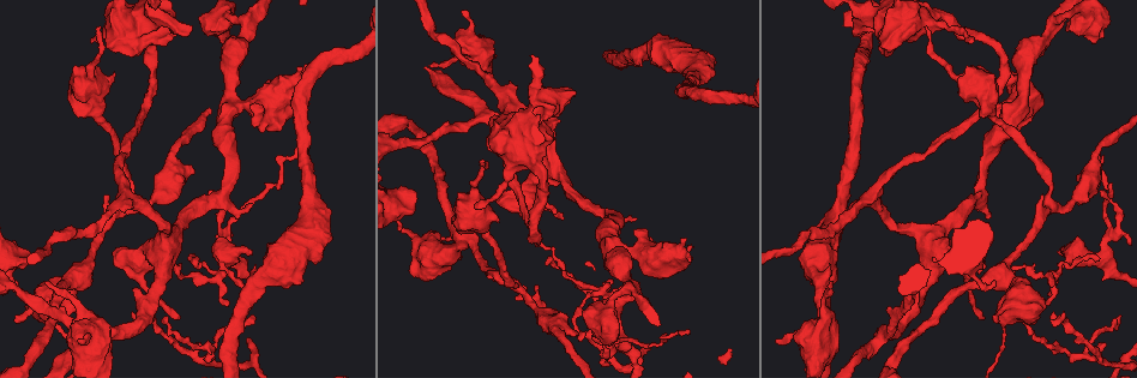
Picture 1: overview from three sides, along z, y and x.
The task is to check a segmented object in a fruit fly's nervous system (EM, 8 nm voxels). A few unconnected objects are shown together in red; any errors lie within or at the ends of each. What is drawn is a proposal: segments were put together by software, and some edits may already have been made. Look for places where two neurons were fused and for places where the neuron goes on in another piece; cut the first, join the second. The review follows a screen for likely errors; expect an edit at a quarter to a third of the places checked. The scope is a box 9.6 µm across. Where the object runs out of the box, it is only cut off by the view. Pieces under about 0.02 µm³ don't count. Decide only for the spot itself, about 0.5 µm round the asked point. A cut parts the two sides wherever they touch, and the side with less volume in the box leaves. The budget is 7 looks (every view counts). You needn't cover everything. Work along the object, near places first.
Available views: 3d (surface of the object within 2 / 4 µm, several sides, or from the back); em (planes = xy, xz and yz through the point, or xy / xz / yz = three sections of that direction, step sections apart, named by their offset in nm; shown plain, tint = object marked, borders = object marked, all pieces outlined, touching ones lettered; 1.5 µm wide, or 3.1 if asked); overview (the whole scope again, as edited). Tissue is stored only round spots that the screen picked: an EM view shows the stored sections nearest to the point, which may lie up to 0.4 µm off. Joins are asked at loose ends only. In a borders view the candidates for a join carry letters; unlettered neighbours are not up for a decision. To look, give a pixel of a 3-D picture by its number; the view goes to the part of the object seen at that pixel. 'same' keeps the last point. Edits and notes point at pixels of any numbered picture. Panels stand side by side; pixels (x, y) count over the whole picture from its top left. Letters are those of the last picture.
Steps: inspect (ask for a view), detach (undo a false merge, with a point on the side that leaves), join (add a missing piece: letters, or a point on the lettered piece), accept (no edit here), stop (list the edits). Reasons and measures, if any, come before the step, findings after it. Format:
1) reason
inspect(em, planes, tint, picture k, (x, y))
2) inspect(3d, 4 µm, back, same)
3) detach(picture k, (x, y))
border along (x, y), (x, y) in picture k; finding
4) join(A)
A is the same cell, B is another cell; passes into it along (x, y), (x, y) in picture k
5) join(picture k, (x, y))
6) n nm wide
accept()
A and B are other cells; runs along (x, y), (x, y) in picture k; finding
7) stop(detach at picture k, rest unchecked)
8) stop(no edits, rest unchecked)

tapers out
inspect(em, xy, step 4, tint, picture 1, (211, 191))

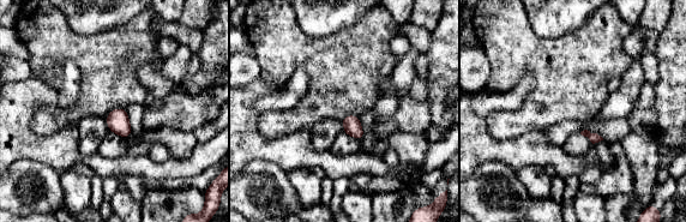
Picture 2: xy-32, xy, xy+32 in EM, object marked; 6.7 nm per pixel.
inspect(em, xz, step 4, borders, same)

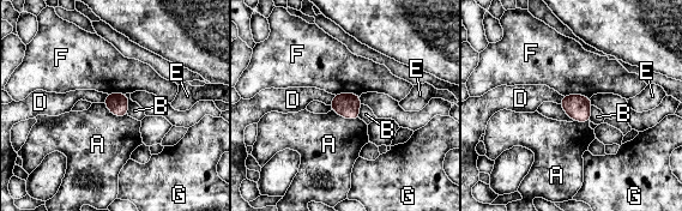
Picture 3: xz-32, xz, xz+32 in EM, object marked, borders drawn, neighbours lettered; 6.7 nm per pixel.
A touches over 200 nm
accept()
A, B, D, E, F and G are other cells; border along (332, 109), (348, 119), (358, 119) in picture 3; no lettered piece goes on from it

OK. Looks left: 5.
free end
inspect(3d, 2 µm, picture 1, (251, 253))

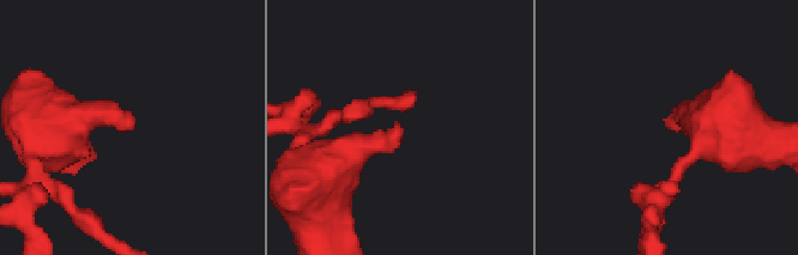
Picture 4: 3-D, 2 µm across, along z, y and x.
inspect(em, planes, borders, picture 4, (129, 123))

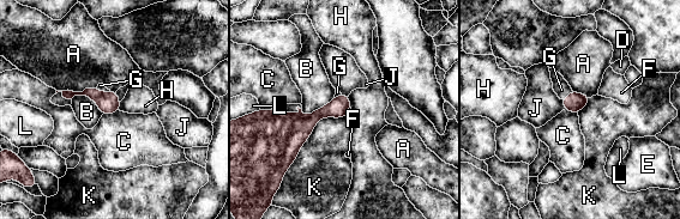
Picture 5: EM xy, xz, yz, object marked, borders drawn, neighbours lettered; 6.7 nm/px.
join(G)
G is the same cell, A, B, C, D, E, F, H, J, K and L are other cells; it goes on there

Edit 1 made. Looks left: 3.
thick end
inspect(em, yz, step 4, borders, picture 1, (302, 68))

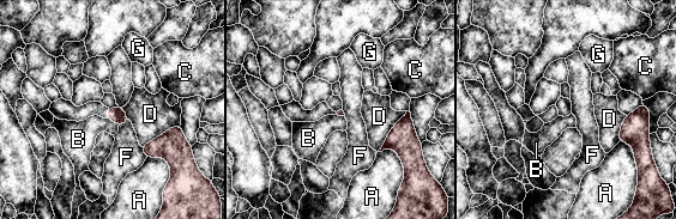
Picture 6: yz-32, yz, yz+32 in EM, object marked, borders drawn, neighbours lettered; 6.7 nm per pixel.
accept()
A, B, C, D, F and G are other cells; border along (107, 117), (119, 125) in picture 6; no lettered piece goes on from it

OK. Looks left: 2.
stop(join at picture 5, rest unchecked)

